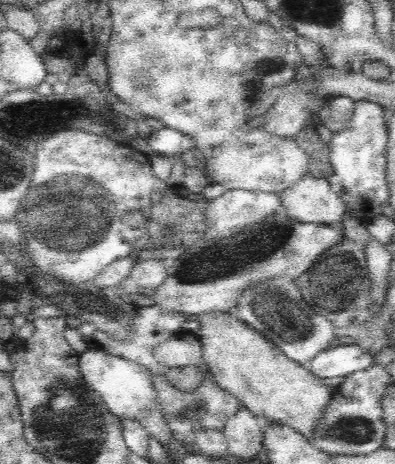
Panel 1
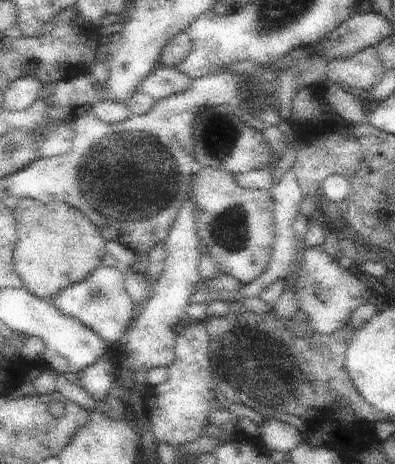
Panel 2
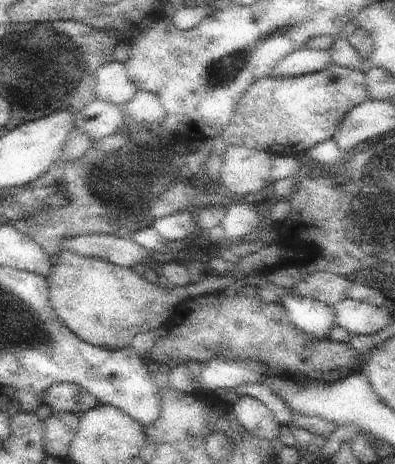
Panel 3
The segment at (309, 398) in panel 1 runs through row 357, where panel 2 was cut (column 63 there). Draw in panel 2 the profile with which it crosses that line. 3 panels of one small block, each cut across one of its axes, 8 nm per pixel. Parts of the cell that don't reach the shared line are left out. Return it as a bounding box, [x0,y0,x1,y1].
[13,198,105,300]

